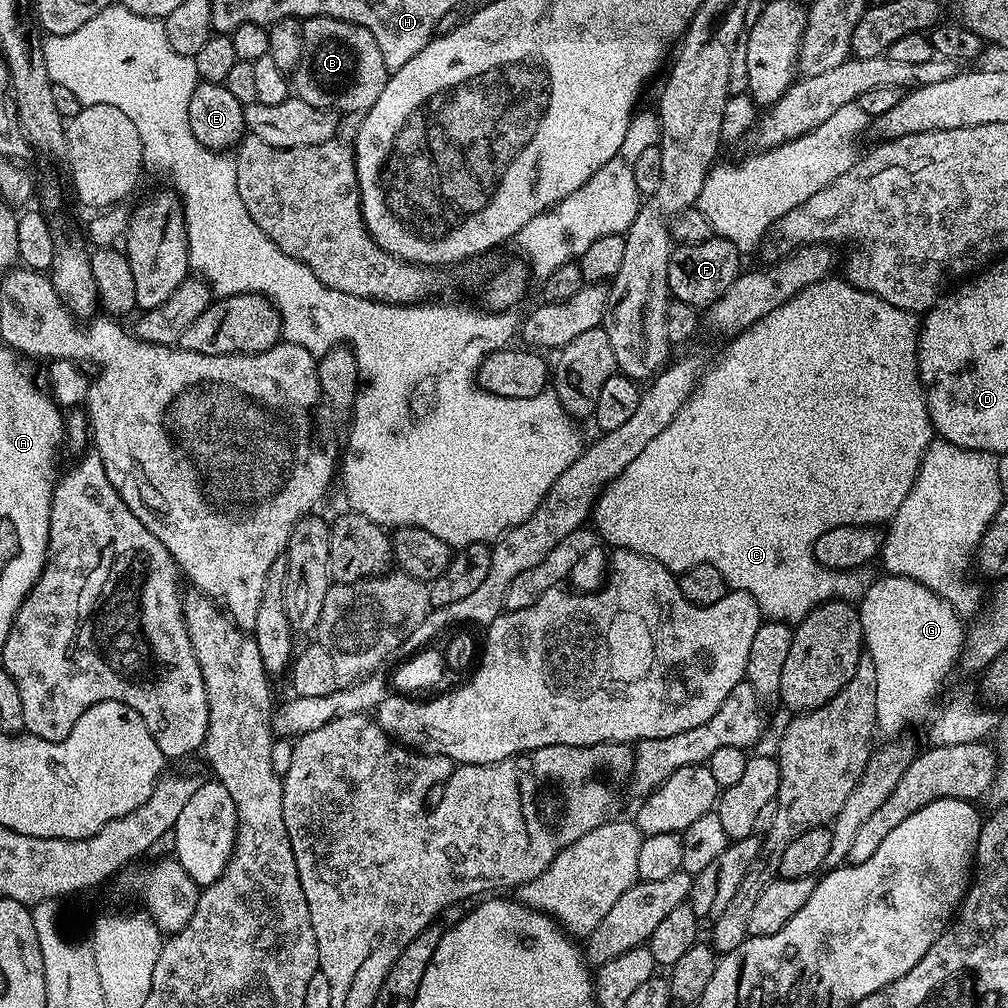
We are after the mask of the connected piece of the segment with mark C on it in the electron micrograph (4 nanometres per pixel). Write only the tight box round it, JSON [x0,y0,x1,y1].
[590,278,934,626]

